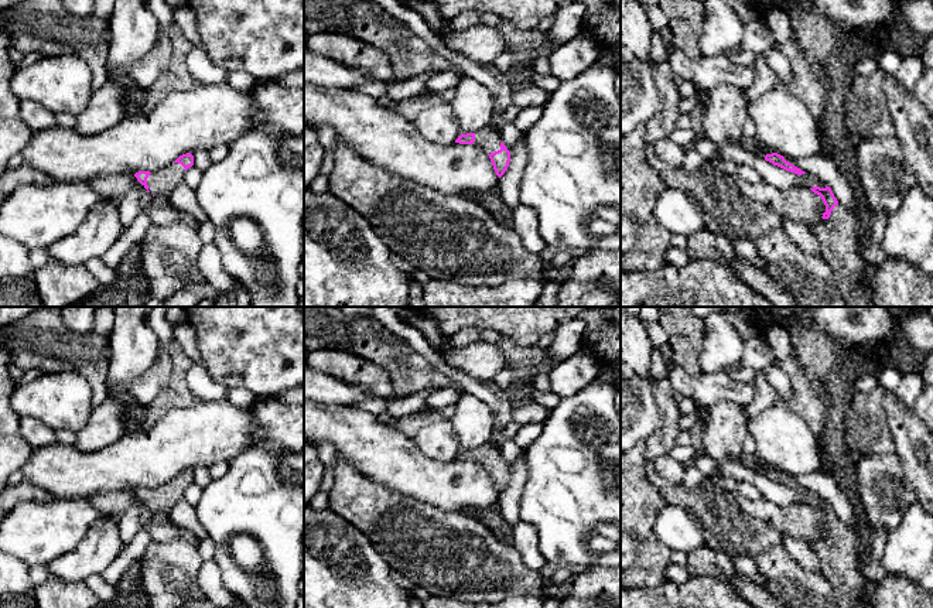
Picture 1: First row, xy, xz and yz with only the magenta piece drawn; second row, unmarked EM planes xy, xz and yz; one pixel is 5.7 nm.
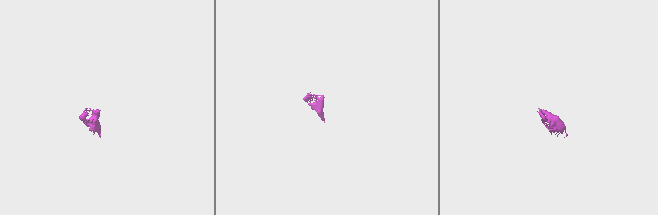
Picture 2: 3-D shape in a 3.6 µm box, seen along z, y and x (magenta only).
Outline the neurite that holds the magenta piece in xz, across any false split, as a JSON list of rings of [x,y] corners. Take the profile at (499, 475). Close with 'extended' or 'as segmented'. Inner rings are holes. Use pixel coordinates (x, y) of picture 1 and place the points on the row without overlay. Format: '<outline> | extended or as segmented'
[[[486,443],[475,450],[466,450],[458,452],[455,460],[459,461],[475,461],[482,464],[493,482],[496,492],[500,495],[509,484],[510,468],[502,458],[500,447],[493,443]]] | extended

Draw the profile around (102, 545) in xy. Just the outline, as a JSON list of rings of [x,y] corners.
[[[107,512],[89,529],[75,550],[47,564],[49,577],[61,583],[85,581],[102,574],[123,550],[119,519]]]

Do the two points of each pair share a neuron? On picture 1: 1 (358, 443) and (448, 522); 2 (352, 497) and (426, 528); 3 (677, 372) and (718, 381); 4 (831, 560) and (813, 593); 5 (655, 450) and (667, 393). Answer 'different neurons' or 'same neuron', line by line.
1: different neurons
2: same neuron
3: same neuron
4: different neurons
5: same neuron

